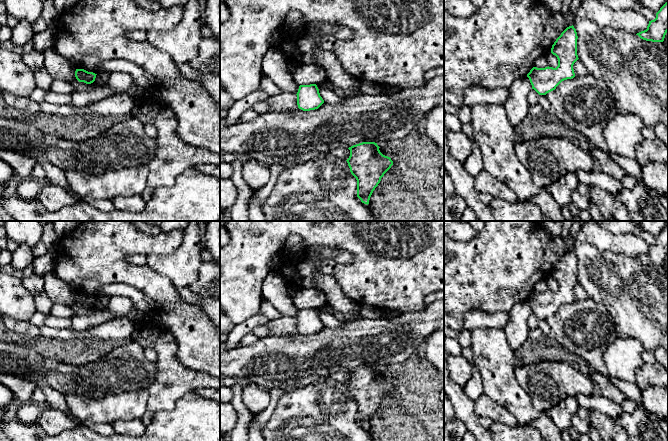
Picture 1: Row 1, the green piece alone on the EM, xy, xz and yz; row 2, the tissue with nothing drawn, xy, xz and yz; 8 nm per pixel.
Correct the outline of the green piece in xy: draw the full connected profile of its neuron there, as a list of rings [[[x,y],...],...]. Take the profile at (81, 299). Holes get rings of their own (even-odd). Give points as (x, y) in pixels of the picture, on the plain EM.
[[[76,293],[75,295],[75,301],[79,306],[84,306],[86,308],[91,308],[95,305],[96,302],[95,297],[88,296],[84,293]]]

